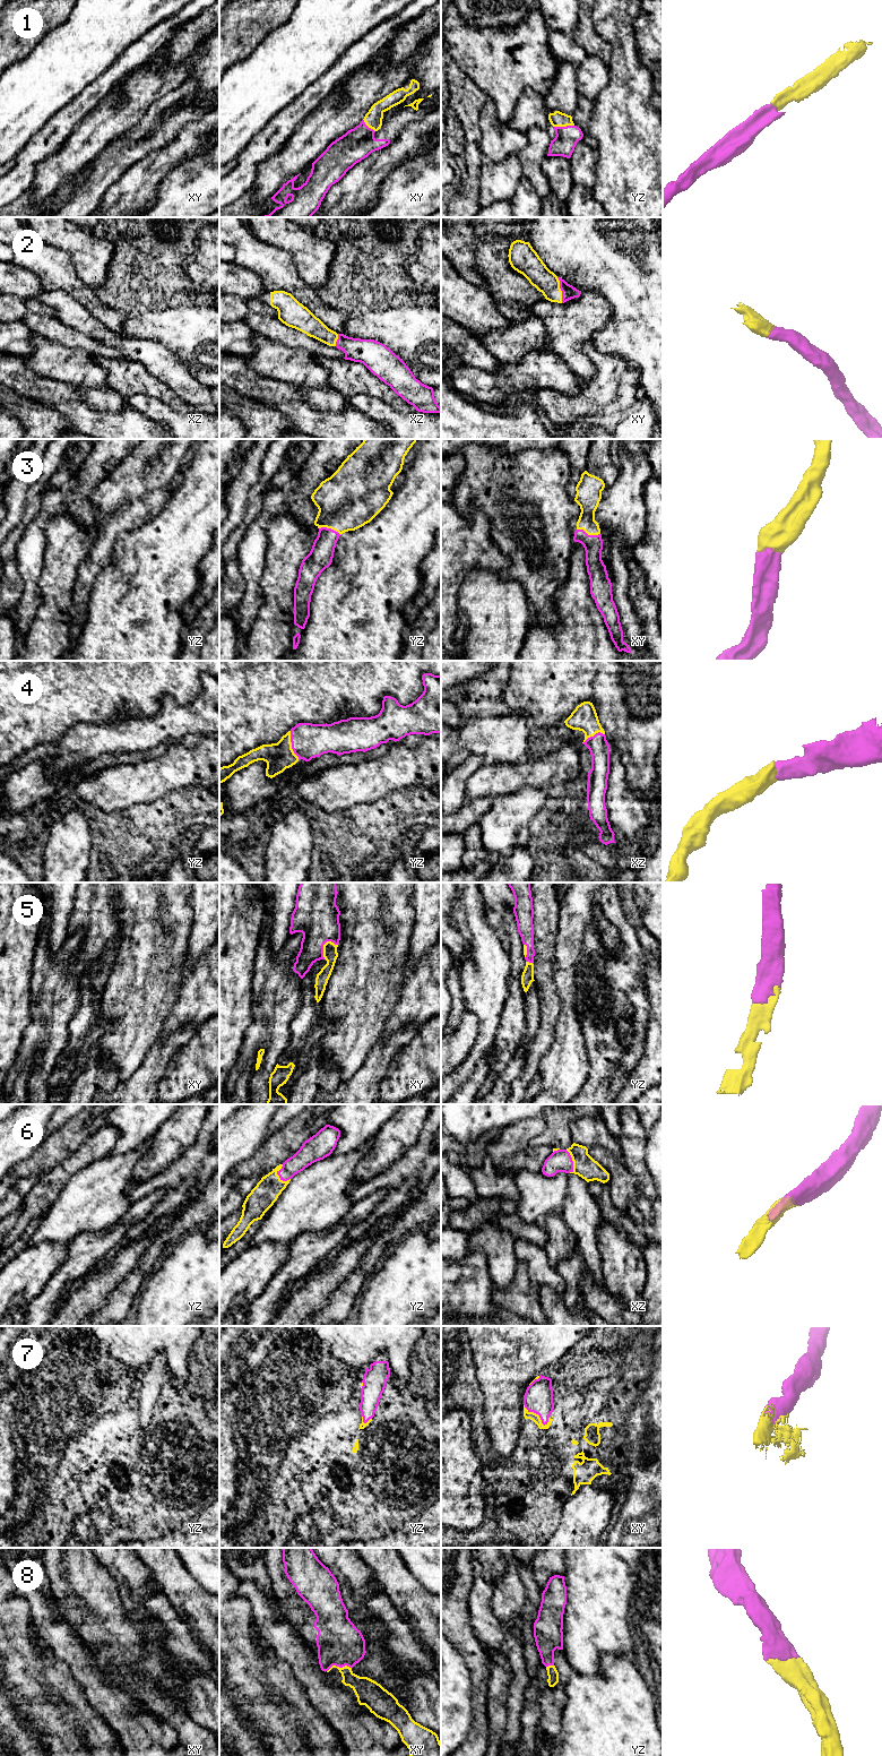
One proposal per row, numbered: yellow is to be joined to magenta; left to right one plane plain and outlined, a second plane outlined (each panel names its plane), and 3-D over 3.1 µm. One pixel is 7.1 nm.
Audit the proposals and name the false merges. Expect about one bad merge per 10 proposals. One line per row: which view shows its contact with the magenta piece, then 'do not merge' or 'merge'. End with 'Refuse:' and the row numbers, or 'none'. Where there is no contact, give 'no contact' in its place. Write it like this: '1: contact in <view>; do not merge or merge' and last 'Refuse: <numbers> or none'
1: contact in yz; merge
2: contact in xy; merge
3: contact in xy; merge
4: contact in yz; merge
5: contact in xy; merge
6: contact in yz; merge
7: contact in xy; merge
8: contact in xy; merge
Refuse: none

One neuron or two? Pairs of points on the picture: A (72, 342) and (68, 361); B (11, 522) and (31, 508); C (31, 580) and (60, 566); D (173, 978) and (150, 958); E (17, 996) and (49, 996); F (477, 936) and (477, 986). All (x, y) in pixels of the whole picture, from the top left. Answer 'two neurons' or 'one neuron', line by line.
A: two neurons
B: two neurons
C: two neurons
D: one neuron
E: two neurons
F: one neuron

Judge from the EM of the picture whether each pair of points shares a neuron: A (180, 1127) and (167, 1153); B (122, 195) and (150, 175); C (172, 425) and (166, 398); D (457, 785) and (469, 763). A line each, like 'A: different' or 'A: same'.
A: same
B: same
C: different
D: same

